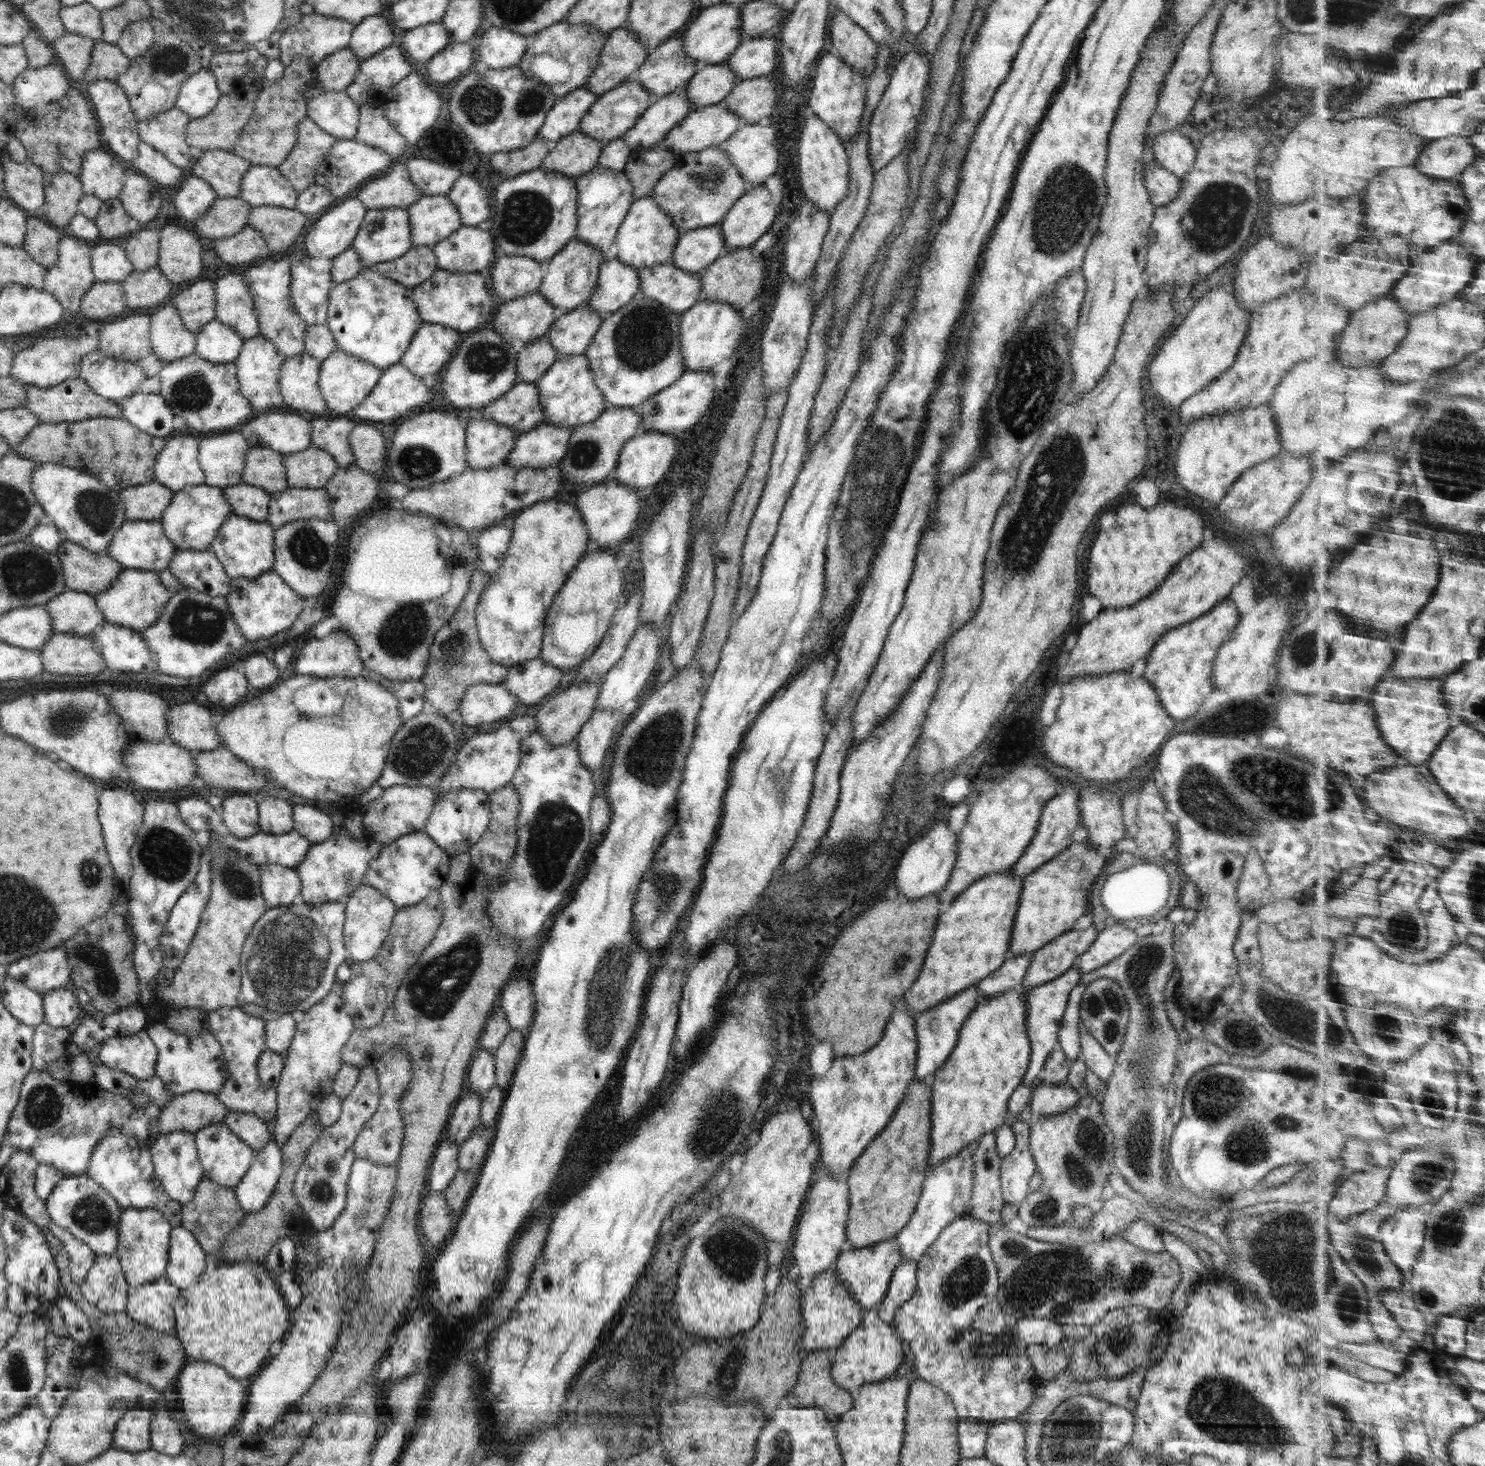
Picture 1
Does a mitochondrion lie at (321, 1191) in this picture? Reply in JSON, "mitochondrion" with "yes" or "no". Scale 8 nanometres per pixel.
{"mitochondrion":"yes"}

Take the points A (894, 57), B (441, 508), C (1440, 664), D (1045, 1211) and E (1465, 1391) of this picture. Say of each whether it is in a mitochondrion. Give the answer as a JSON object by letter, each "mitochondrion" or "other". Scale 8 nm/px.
{"A":"other","B":"other","C":"other","D":"mitochondrion","E":"other"}

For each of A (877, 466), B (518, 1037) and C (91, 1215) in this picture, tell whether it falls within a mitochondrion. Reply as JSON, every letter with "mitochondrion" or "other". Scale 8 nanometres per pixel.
{"A":"mitochondrion","B":"other","C":"mitochondrion"}

